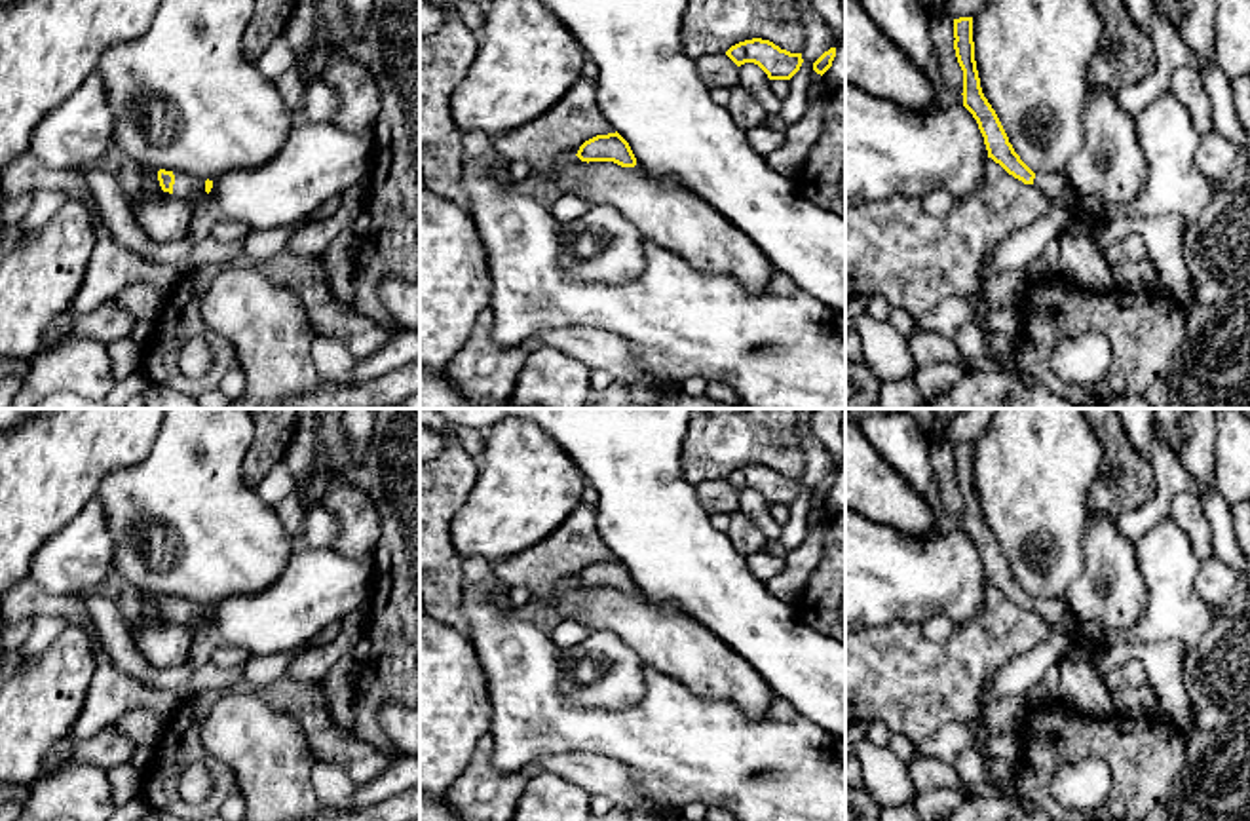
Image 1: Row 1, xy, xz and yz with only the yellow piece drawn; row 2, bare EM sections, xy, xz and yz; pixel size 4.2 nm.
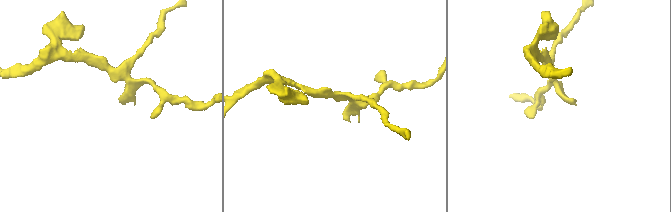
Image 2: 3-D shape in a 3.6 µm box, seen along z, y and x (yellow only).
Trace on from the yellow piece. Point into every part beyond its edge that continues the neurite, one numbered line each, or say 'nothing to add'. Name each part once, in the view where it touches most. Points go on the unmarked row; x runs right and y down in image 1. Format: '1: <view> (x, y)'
1: xy (189, 612)

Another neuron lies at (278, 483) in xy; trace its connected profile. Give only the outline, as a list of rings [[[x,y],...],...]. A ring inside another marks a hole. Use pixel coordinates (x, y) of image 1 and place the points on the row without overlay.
[[[285,460],[277,462],[255,490],[272,507],[285,496],[296,492],[296,483]]]

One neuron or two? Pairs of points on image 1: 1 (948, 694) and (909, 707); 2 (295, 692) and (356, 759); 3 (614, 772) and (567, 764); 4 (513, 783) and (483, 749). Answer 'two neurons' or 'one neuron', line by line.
1: one neuron
2: one neuron
3: one neuron
4: one neuron

